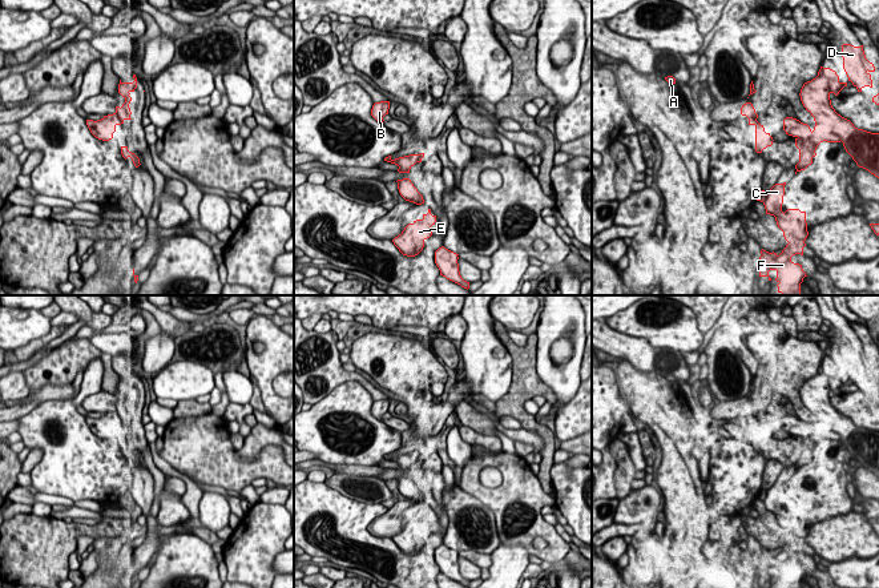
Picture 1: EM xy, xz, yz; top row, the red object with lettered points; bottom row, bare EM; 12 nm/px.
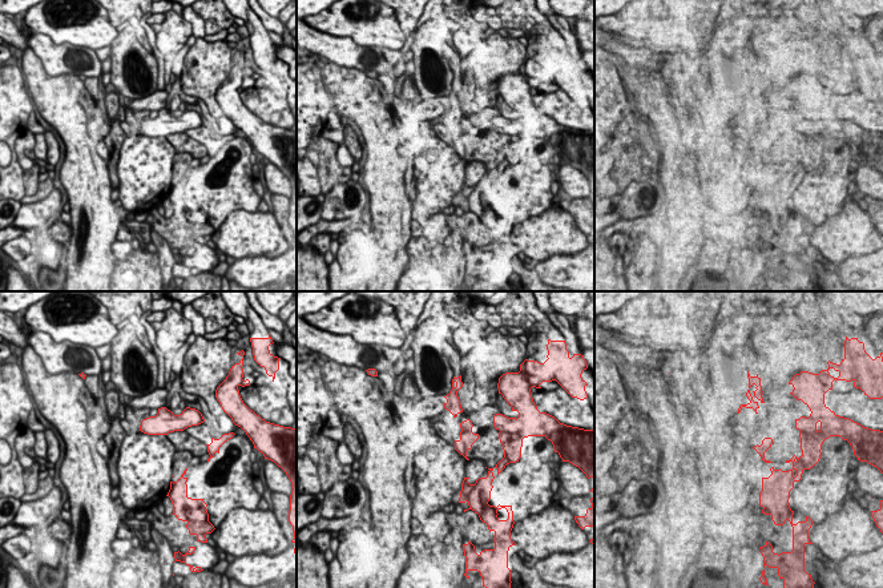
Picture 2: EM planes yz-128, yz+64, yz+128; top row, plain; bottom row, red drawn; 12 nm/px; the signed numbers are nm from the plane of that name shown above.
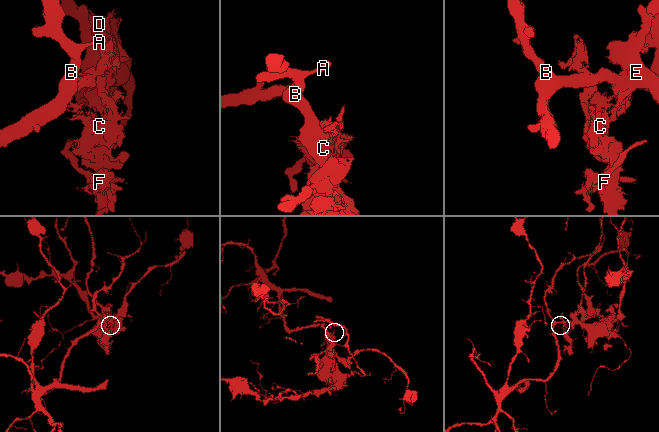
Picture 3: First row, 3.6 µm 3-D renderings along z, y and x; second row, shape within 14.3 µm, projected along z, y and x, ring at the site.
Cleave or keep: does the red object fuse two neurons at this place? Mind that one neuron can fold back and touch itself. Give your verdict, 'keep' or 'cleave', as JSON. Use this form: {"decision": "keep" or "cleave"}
{"decision": "cleave"}

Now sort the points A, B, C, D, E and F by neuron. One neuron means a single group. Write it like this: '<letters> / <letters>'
A B / C D E F

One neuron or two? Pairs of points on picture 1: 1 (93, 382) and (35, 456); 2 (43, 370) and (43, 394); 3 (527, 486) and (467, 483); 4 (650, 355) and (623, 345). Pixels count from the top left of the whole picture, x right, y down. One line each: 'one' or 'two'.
1: two
2: two
3: one
4: one

